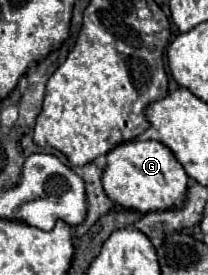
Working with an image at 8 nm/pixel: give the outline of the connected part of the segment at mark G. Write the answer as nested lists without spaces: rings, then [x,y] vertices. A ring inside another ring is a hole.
[[[132,140],[124,142],[108,152],[108,164],[104,168],[104,190],[110,200],[124,208],[138,212],[154,210],[178,210],[186,204],[188,194],[188,174],[184,166],[176,160],[174,152],[158,140]]]

